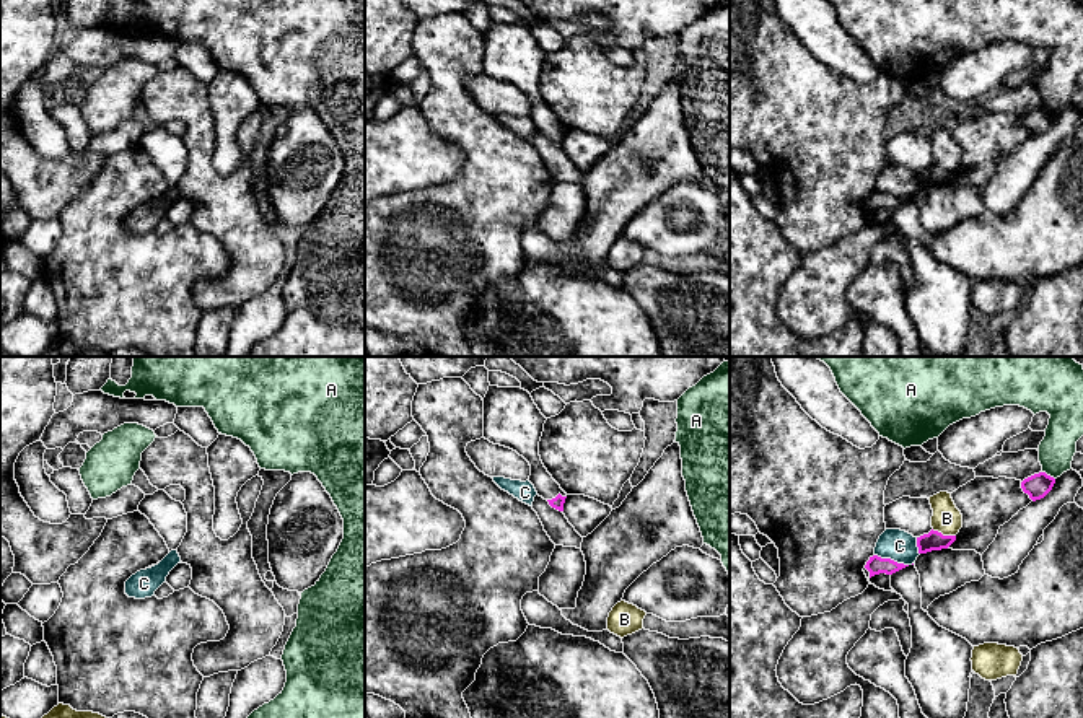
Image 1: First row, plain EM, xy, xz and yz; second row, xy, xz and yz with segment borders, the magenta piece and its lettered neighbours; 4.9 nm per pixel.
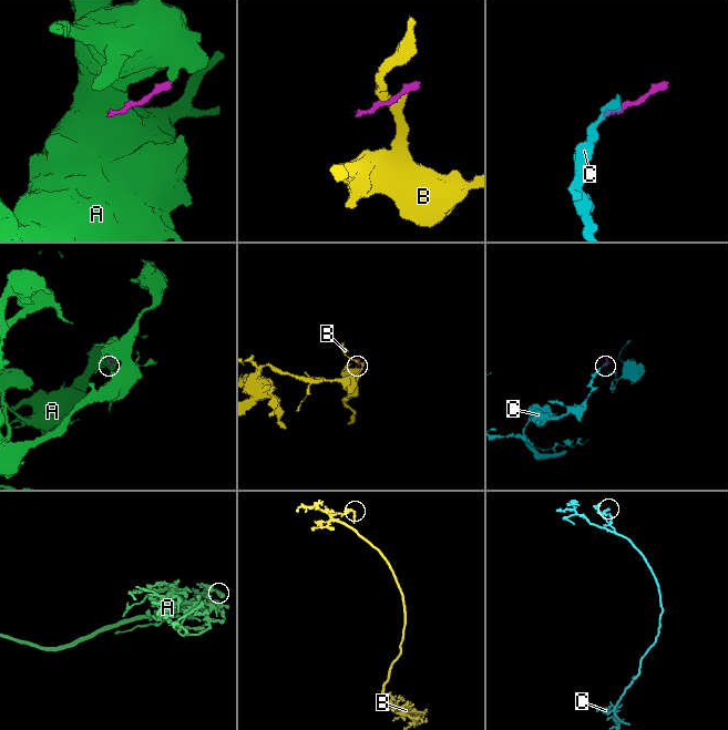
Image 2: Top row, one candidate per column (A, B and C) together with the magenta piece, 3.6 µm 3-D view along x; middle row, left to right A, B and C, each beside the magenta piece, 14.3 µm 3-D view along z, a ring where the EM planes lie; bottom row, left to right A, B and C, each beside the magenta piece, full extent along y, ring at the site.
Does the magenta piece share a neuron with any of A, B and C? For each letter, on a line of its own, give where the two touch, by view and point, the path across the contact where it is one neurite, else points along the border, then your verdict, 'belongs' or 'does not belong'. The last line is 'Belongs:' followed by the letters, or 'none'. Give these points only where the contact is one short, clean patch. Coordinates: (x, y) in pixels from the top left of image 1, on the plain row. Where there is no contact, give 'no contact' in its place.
A: meets magenta in yz at (1049, 111); border along yz (1043, 106), (1054, 114); does not belong
B: meets magenta in yz at (942, 170); border along yz (932, 165), (955, 171); does not belong
C: meets magenta in yz at (890, 194); border along yz (875, 189), (907, 201); does not belong
Belongs: none

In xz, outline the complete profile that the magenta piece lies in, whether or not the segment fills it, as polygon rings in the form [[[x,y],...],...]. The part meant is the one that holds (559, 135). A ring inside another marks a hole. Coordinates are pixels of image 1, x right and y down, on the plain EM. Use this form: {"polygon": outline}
{"polygon": [[[489,21],[484,36],[484,73],[516,86],[531,101],[529,117],[539,132],[563,147],[567,129],[552,114],[539,91],[546,52],[521,23]]]}

